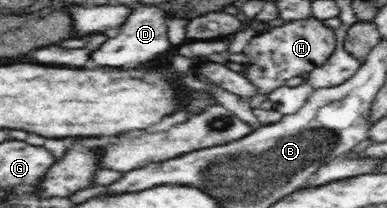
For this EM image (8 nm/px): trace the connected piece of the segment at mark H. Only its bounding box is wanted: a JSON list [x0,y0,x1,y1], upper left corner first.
[238,17,337,97]

